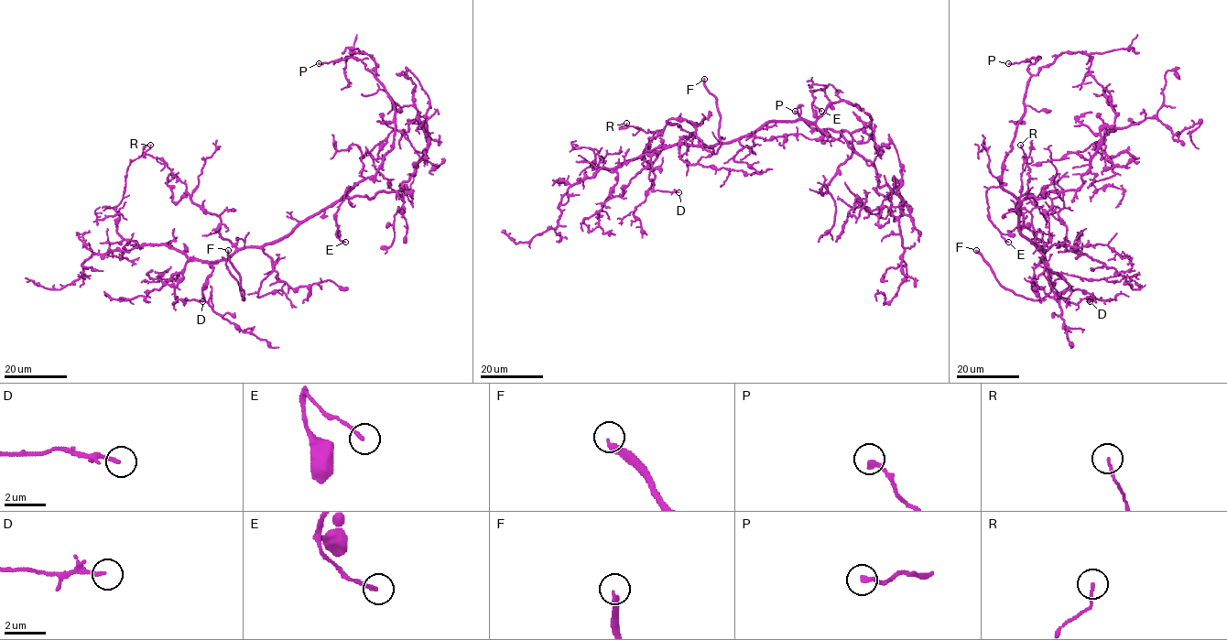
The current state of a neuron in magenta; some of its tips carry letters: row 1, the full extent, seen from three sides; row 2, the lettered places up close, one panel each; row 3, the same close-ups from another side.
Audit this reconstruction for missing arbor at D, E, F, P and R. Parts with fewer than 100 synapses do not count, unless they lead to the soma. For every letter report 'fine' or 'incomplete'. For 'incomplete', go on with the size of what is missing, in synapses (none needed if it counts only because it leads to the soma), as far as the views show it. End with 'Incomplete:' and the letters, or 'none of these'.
D: fine
E: fine
F: incomplete
P: fine
R: fine
Incomplete: F

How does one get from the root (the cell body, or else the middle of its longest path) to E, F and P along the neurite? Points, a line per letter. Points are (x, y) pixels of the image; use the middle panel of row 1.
E: (782, 122), (799, 119), (815, 122), (830, 102), (820, 89), (811, 94), (812, 103), (821, 111)
F: (782, 122), (767, 122), (752, 133), (704, 149), (715, 155), (721, 145), (716, 98), (704, 79)
P: (782, 122), (815, 122), (831, 103), (849, 101), (870, 115), (871, 127), (841, 130), (833, 138), (795, 111)

